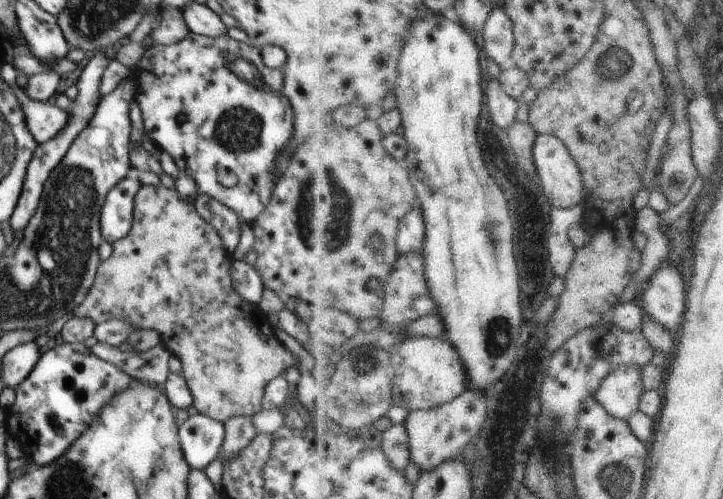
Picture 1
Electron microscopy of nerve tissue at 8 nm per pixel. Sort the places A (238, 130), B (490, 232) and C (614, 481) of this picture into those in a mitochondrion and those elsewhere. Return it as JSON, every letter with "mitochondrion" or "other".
{"A":"mitochondrion","B":"mitochondrion","C":"mitochondrion"}

